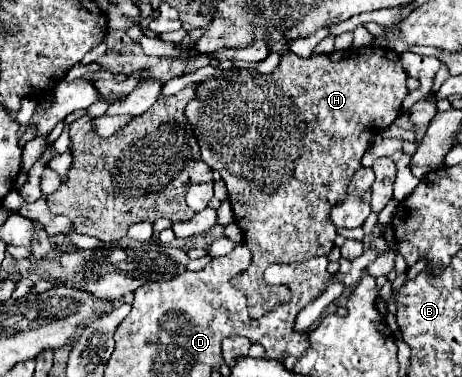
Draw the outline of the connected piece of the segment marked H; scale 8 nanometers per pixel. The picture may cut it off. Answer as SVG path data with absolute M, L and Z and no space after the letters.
M360 47L360 49L348 49L348 51L334 51L334 53L314 53L308 59L302 59L294 53L282 55L280 59L280 67L270 73L270 75L262 75L258 71L248 71L248 69L230 69L220 77L210 77L204 83L198 85L198 97L196 101L188 103L188 121L192 121L192 127L196 129L196 137L200 137L200 151L202 151L202 161L206 161L212 169L218 169L222 175L222 181L226 183L228 195L230 195L230 203L234 209L234 217L236 217L236 225L242 229L244 233L244 241L252 251L252 265L248 267L248 271L244 271L244 275L234 277L232 285L236 285L246 297L248 297L248 311L252 317L262 317L266 313L270 313L276 305L282 305L291 299L291 291L285 285L280 285L271 289L264 283L264 269L272 263L302 263L314 257L322 257L328 255L334 249L334 239L336 239L336 229L332 225L330 219L330 211L334 209L336 203L344 201L348 195L348 183L354 177L354 173L358 169L362 169L362 157L368 151L368 143L370 139L384 131L386 127L392 125L392 121L398 117L400 109L402 109L402 101L408 95L408 87L406 87L406 79L408 75L402 69L400 63L400 55L396 55L396 51L392 49L384 49L384 47Z

